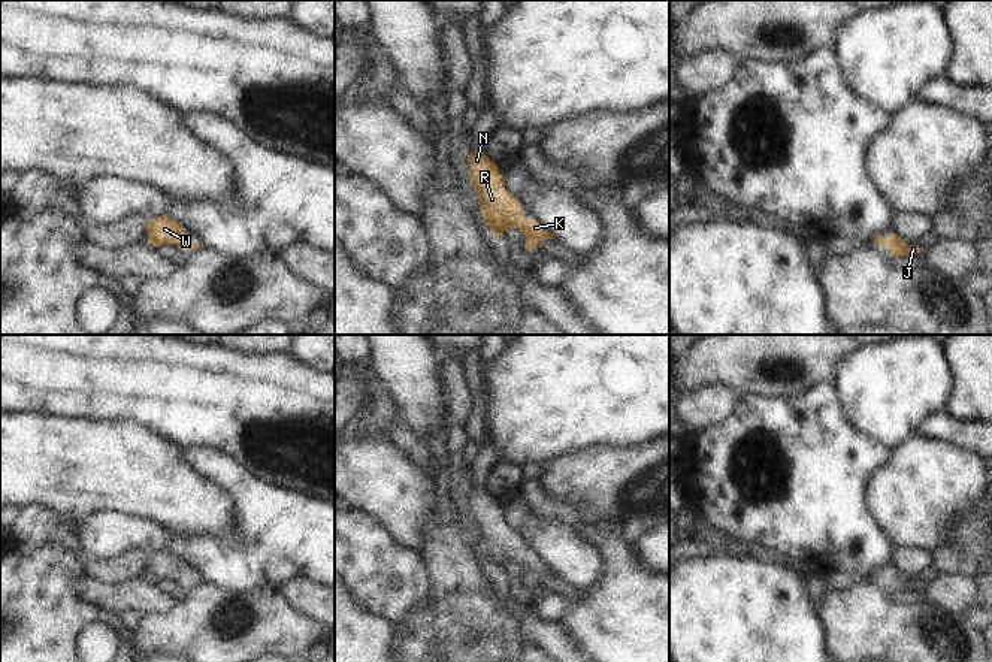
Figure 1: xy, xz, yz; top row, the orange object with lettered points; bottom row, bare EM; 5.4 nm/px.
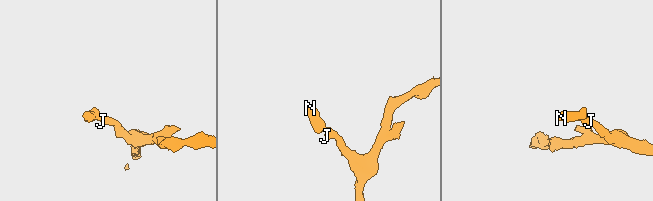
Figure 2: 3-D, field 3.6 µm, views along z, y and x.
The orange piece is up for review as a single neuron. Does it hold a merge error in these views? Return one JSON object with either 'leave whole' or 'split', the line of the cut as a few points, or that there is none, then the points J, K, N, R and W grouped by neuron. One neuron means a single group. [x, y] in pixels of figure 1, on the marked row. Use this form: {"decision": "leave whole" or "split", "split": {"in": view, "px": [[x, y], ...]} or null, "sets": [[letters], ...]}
{"decision": "leave whole", "split": null, "sets": [["J", "K", "N", "R", "W"]]}

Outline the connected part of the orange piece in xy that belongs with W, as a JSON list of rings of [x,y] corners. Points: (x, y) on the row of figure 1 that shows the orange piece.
[[[167,215],[149,218],[146,221],[148,244],[160,247],[163,244],[176,245],[181,250],[187,250],[194,245],[203,248],[199,242],[190,241],[179,223]]]

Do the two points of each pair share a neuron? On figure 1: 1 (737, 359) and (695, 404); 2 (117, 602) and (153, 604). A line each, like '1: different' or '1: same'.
1: different
2: same

